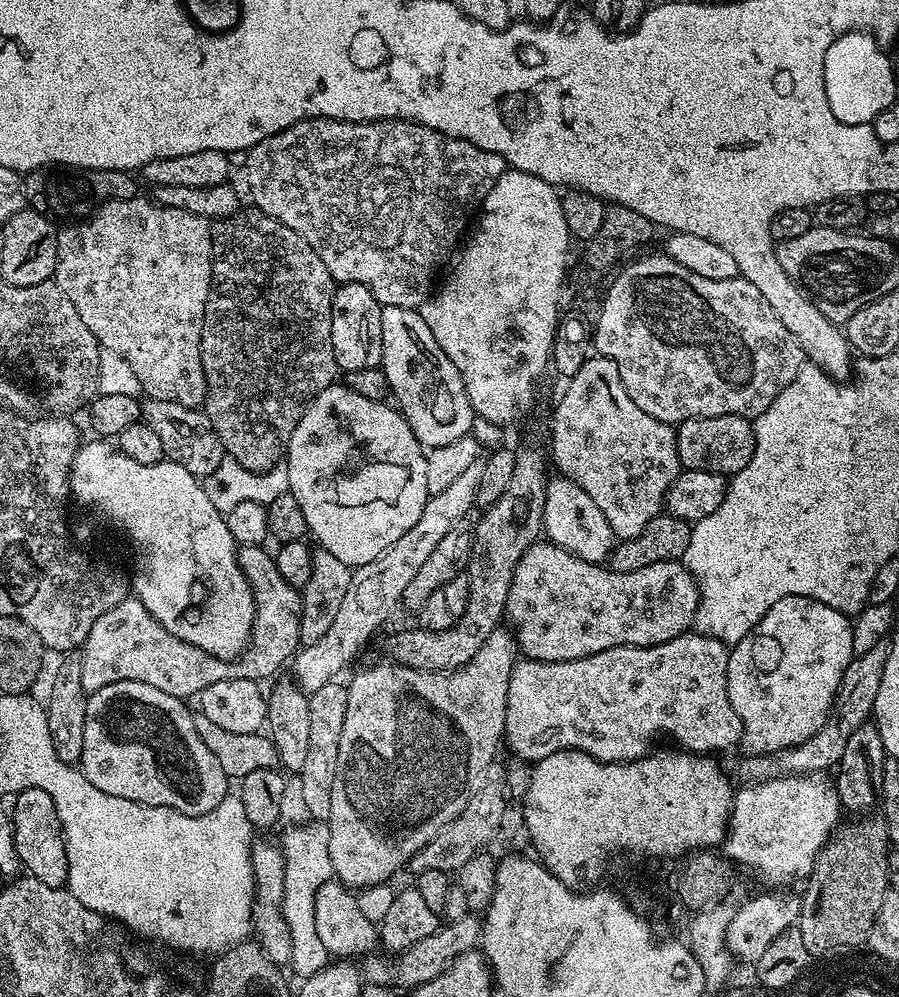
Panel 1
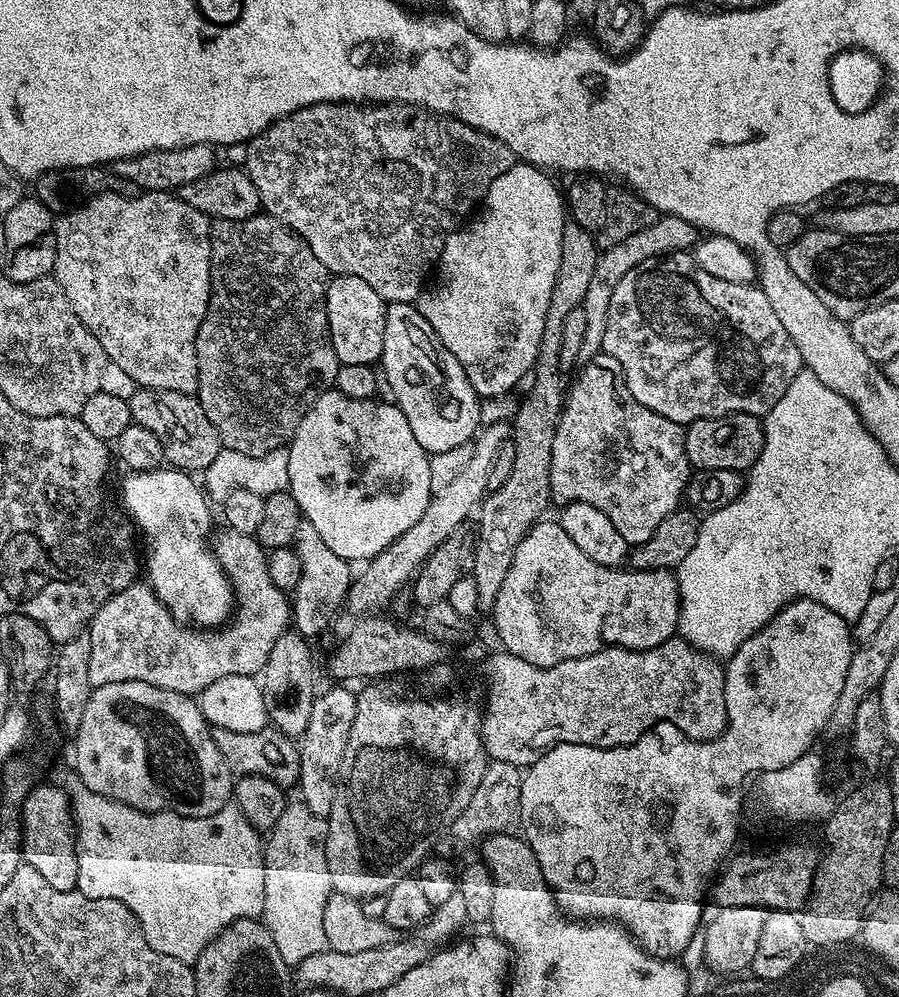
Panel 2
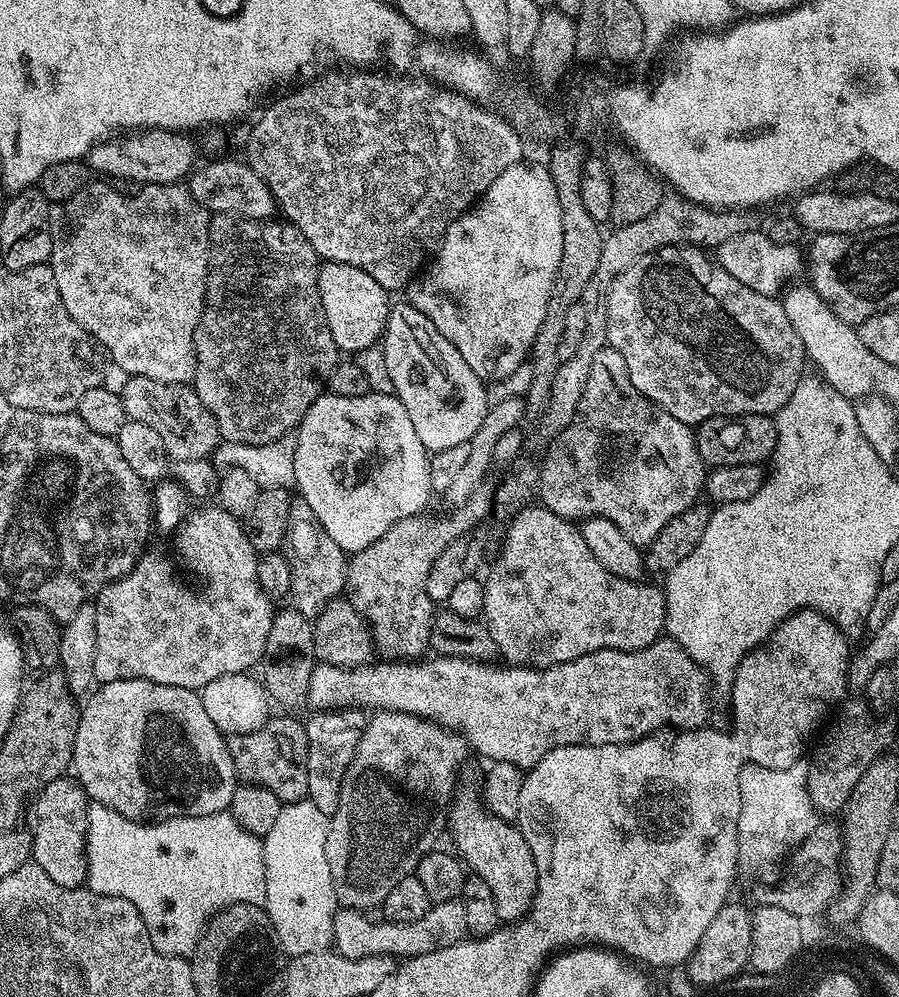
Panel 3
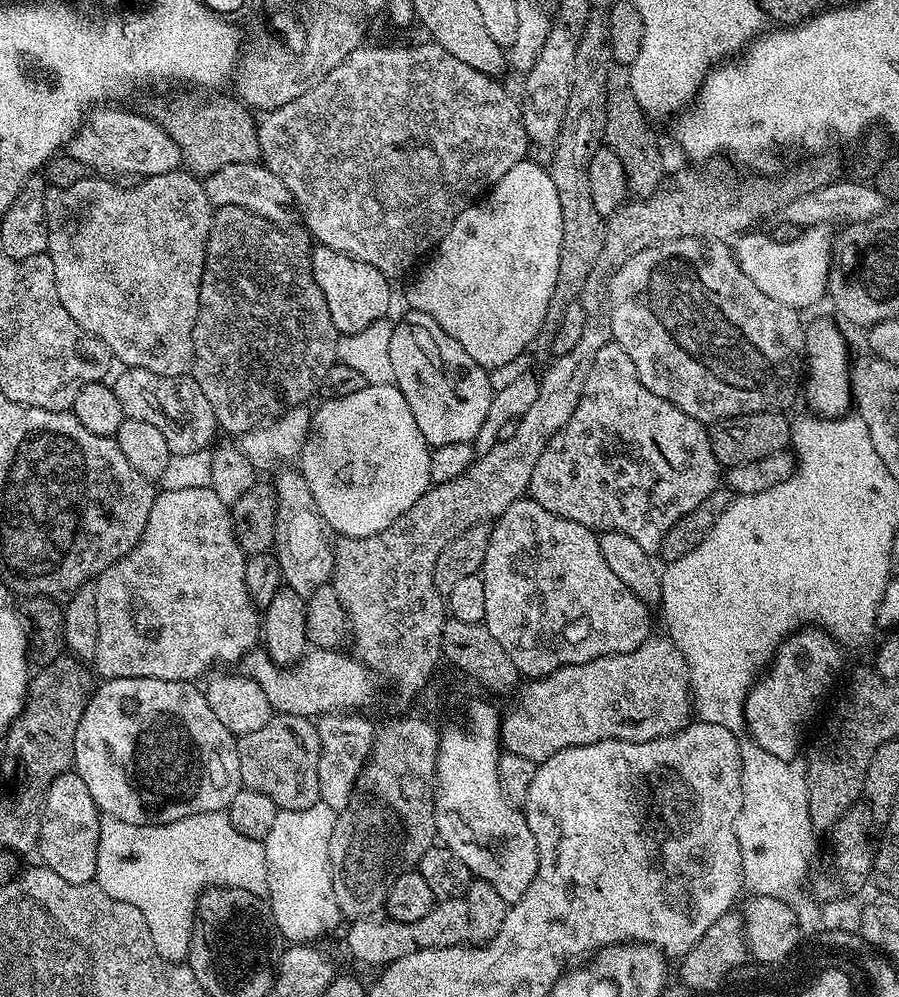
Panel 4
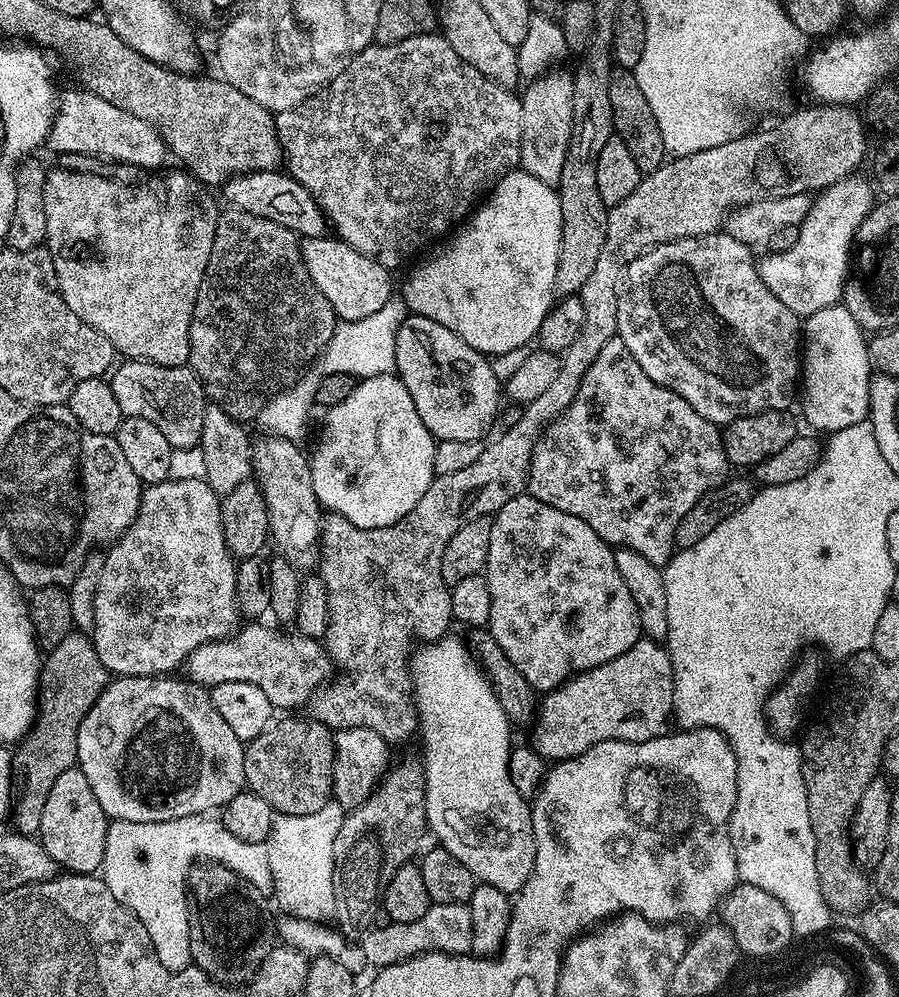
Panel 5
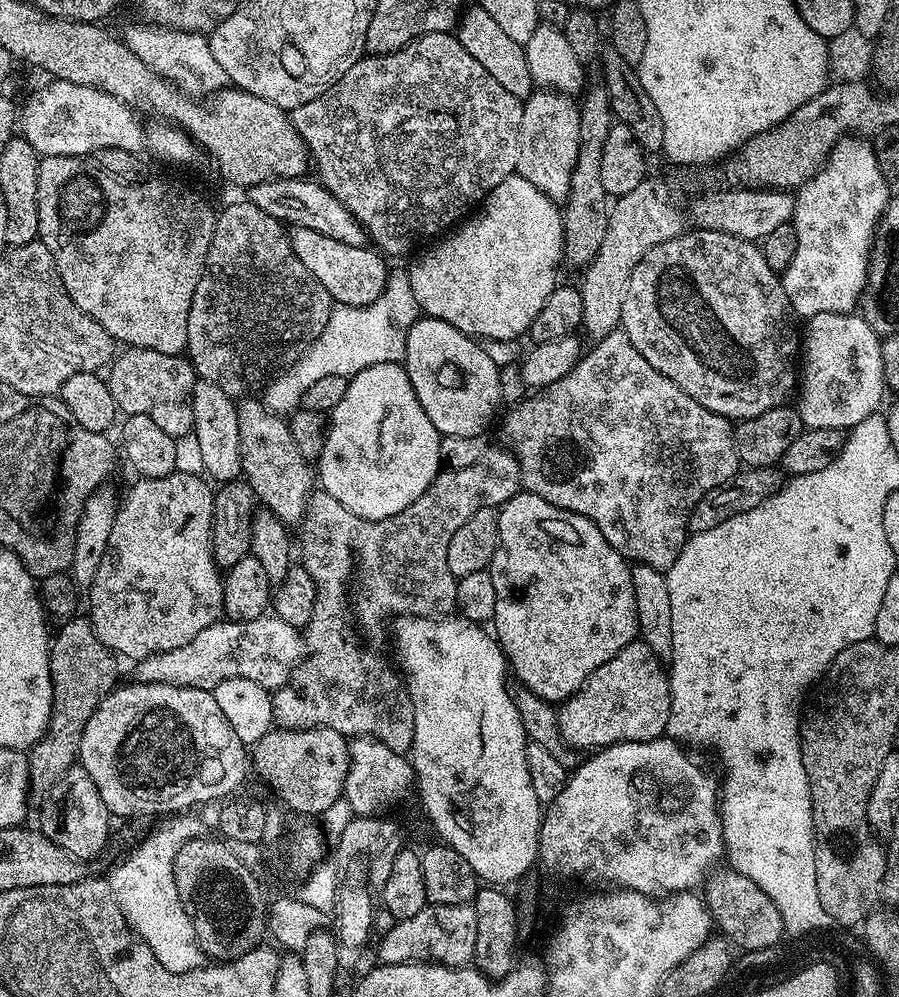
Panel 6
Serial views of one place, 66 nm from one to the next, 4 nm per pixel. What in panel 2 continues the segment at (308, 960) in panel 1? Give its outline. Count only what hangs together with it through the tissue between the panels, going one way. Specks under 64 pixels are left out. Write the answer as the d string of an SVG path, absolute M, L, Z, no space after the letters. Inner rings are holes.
M303 803L285 807L282 818L278 818L267 837L264 849L264 925L274 938L274 946L278 946L278 954L282 954L282 962L290 966L298 966L306 962L306 958L314 958L316 954L329 951L326 942L326 930L322 926L322 913L326 910L326 902L334 891L330 870L326 866L324 843L328 833L328 822L325 817L311 812Z

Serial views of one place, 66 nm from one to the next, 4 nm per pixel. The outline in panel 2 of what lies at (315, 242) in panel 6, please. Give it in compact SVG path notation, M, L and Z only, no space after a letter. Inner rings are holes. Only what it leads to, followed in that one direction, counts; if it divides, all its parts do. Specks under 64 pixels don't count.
M333 275L329 279L326 290L326 318L334 346L334 354L339 358L341 364L349 364L350 366L375 365L383 357L384 331L386 330L385 311L386 301L380 297L378 290L374 290L374 286L362 282L362 278Z

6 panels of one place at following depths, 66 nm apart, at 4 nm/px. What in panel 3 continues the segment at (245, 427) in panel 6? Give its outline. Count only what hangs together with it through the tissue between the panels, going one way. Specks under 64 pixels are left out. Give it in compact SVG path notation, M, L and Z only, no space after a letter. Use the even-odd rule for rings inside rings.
M299 498L288 506L288 525L282 551L290 566L290 604L304 616L314 618L346 588L346 553L322 530L314 518L314 510Z

